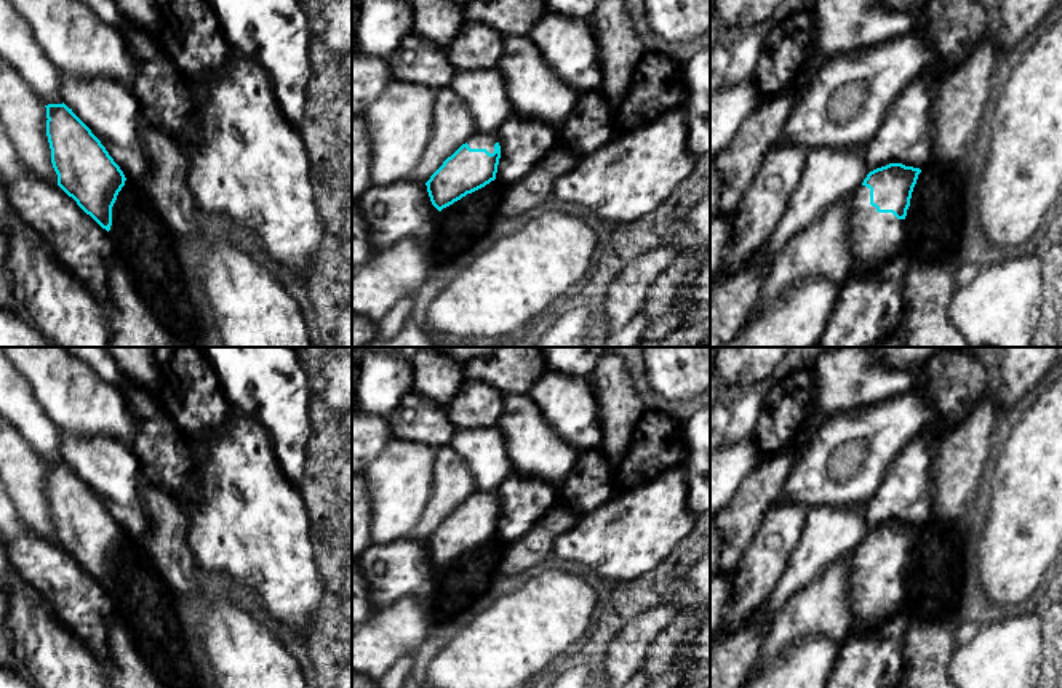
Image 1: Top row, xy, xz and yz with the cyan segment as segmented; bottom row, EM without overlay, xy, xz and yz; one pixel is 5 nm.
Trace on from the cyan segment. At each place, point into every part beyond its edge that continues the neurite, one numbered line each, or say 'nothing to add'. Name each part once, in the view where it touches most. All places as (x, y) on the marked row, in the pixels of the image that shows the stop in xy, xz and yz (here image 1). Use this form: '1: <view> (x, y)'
1: yz (877, 237)

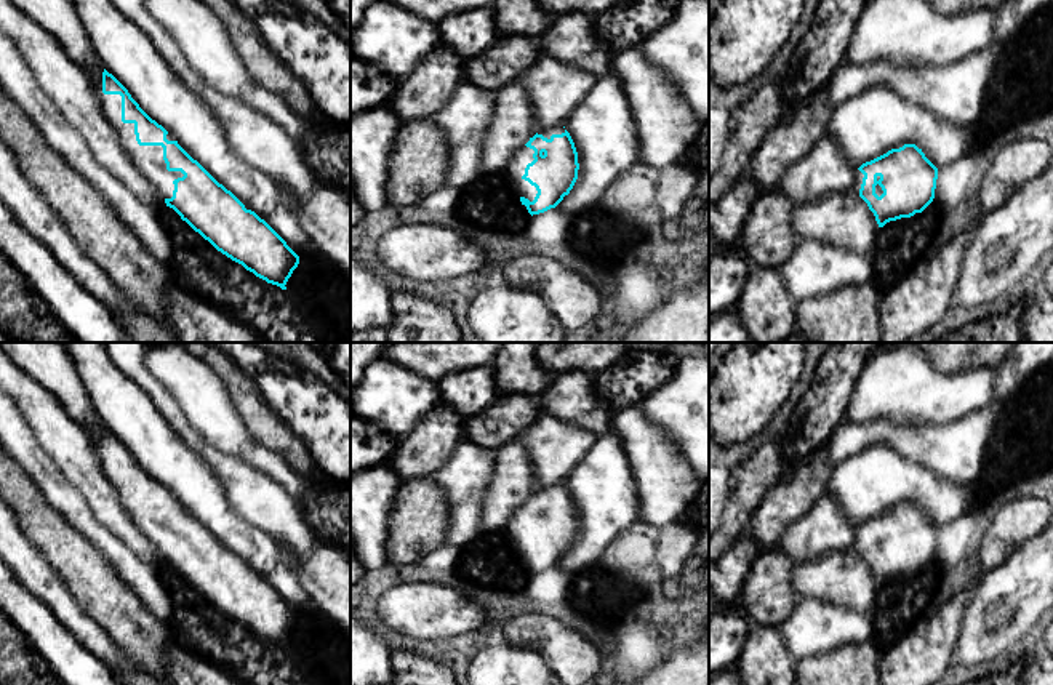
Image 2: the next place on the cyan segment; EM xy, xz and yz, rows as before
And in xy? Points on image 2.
1: xy (149, 162)

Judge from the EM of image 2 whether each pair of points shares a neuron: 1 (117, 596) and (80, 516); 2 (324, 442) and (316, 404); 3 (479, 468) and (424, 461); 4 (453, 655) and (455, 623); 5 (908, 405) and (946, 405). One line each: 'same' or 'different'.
1: different
2: same
3: different
4: different
5: same

